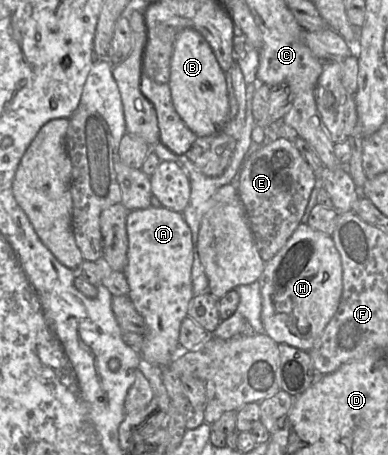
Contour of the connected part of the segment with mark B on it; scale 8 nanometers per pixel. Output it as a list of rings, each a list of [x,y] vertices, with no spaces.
[[[192,28],[182,29],[175,38],[168,85],[176,112],[198,137],[213,135],[224,127],[229,114],[225,72],[209,43]]]

